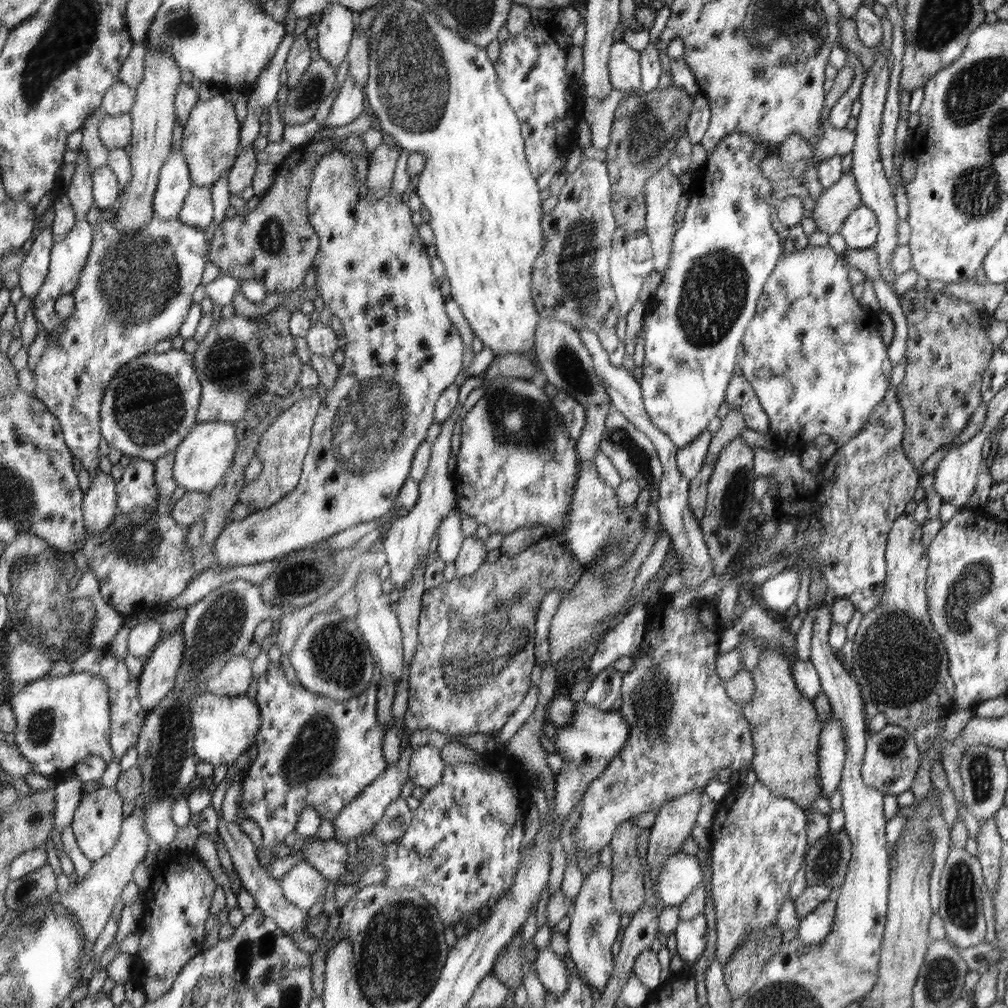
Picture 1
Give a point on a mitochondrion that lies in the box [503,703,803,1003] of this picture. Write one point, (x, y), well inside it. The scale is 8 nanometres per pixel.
(594, 929)

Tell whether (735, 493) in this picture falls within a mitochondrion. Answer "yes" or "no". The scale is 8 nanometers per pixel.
yes

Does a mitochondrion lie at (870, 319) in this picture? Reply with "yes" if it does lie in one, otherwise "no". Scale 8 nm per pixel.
no

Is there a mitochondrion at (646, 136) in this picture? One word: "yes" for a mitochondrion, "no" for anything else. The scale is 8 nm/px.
yes

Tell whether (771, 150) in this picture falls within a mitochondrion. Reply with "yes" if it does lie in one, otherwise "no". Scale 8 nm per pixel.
no

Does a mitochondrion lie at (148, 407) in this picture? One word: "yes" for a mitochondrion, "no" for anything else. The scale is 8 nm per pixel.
yes

